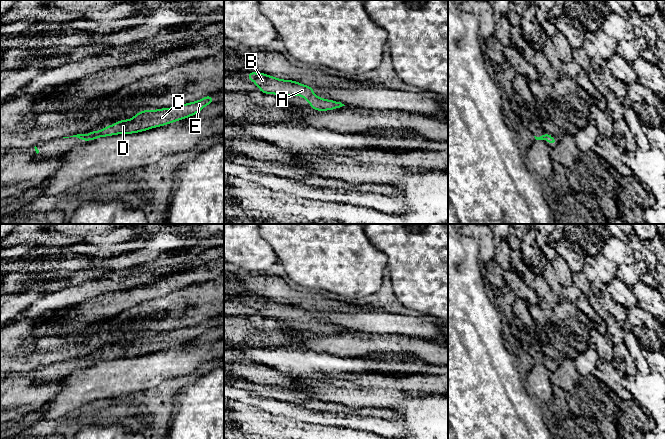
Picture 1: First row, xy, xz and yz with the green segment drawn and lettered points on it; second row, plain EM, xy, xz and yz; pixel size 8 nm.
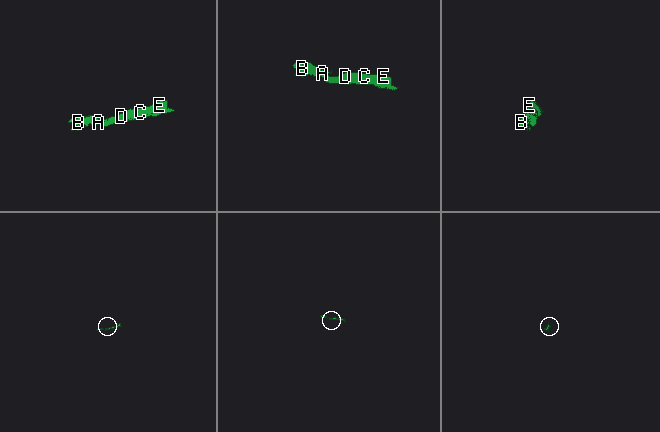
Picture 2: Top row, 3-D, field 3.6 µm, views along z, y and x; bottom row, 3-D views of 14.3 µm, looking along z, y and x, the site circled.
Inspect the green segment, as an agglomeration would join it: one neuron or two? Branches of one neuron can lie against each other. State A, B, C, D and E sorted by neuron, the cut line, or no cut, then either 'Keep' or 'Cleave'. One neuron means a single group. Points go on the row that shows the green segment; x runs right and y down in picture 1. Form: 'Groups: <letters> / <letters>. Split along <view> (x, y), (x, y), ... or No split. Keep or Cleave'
Groups: A B C D E. No split. Keep

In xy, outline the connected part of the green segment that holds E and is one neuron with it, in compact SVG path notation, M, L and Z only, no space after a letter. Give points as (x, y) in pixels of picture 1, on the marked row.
M208 95L198 101L181 104L171 108L161 108L158 110L147 109L138 112L131 119L117 121L115 124L108 125L100 131L93 130L89 134L77 134L70 137L77 137L82 142L85 142L87 140L93 141L99 137L147 131L191 117L200 112L206 105L214 103L214 101L214 97Z

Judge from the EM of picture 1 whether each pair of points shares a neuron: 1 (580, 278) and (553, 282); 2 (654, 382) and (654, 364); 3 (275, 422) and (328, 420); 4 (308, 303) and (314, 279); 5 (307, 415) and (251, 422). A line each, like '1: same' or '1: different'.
1: different
2: different
3: different
4: different
5: different

